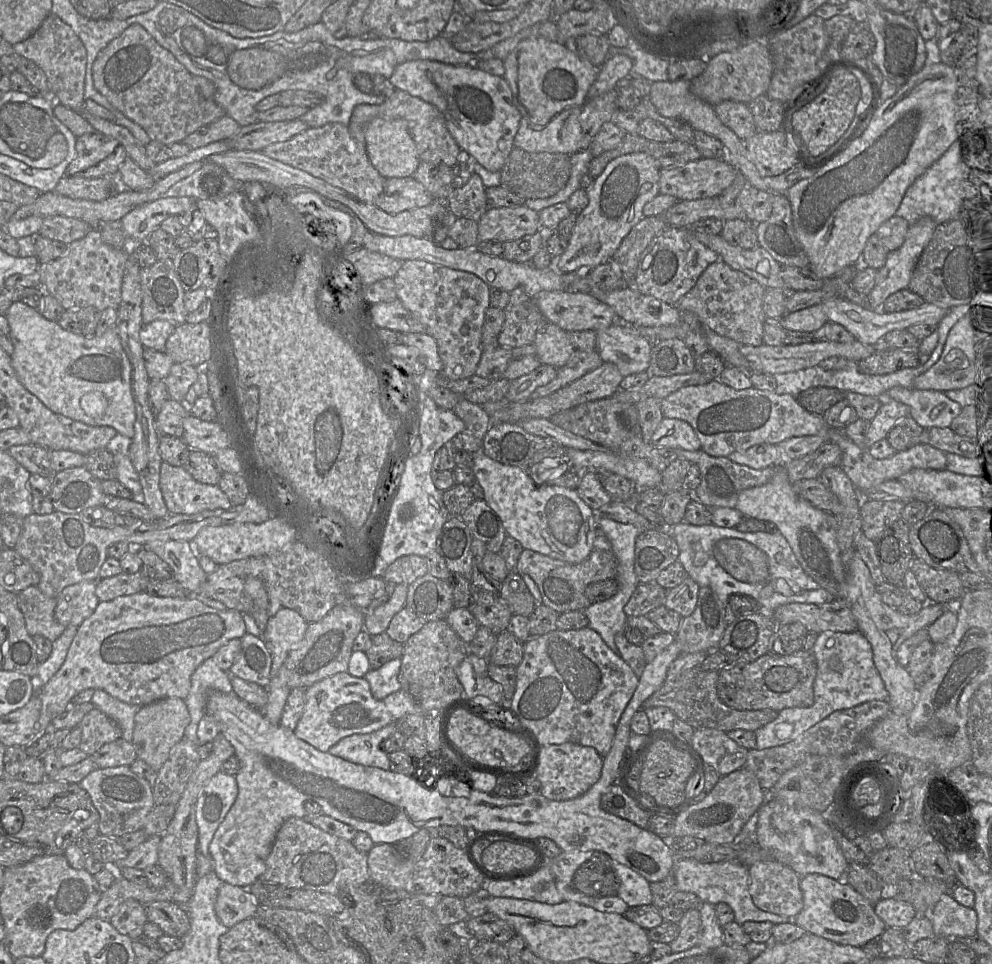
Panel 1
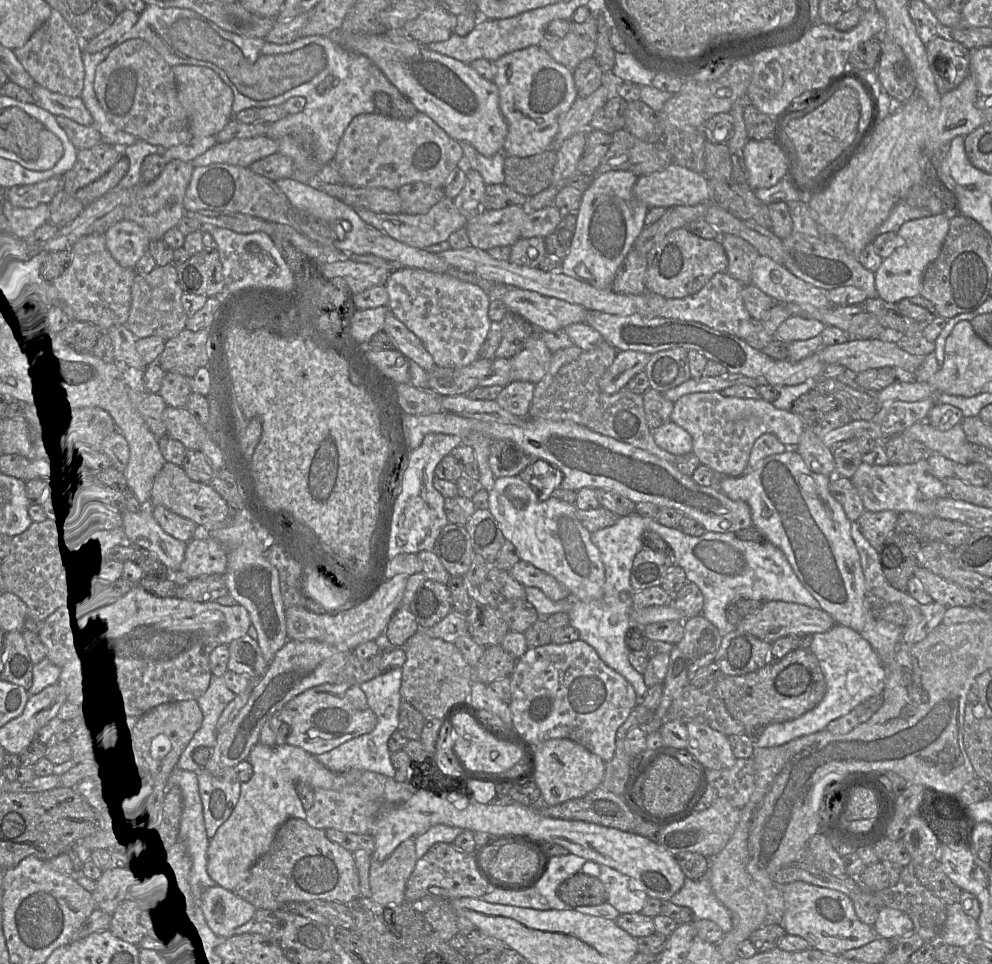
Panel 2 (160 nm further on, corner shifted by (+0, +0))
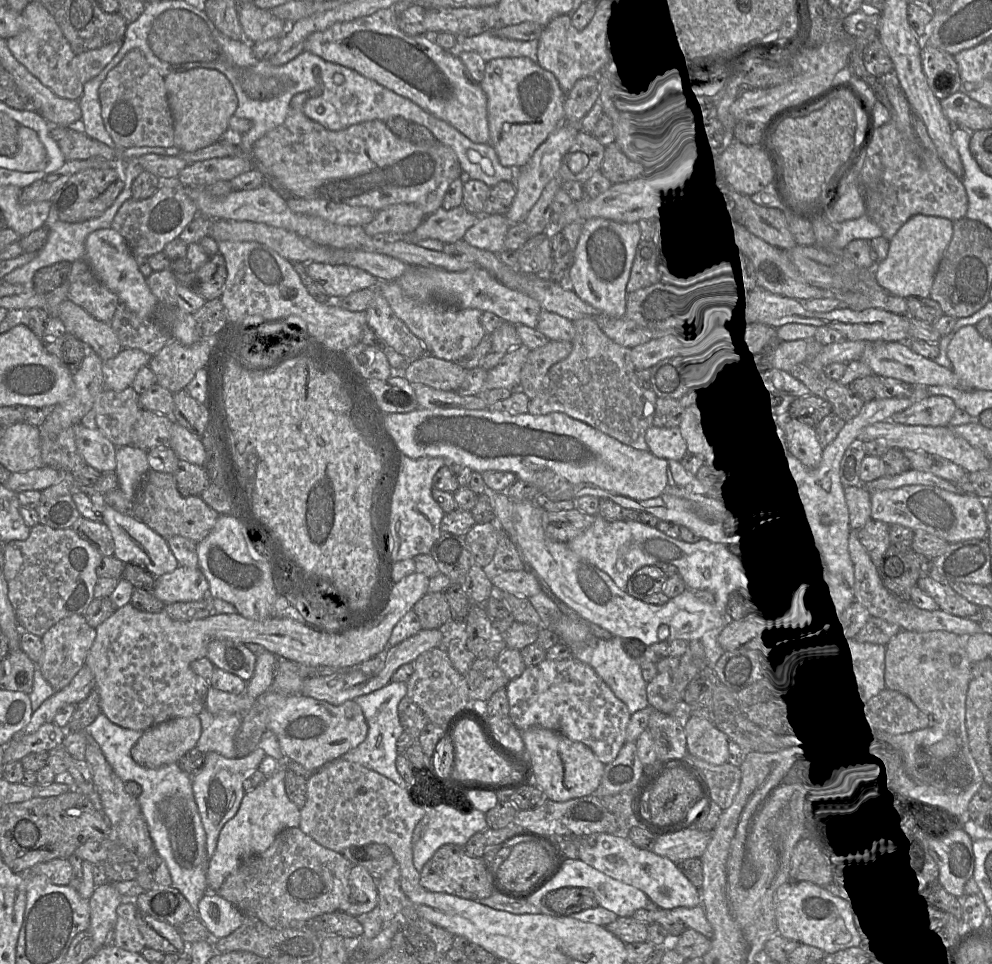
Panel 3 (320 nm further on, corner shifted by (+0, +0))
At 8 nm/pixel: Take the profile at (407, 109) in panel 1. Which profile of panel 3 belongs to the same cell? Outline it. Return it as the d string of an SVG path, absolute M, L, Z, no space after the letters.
M308 92L296 94L291 99L289 112L283 123L267 132L253 145L253 167L255 160L260 162L268 170L269 176L271 176L277 182L277 185L281 189L288 192L291 196L303 199L325 200L327 202L346 204L349 206L364 206L375 212L394 204L412 204L420 208L426 217L441 207L443 198L450 184L455 179L461 178L462 170L455 152L441 142L436 140L432 144L418 145L401 140L394 135L387 125L381 120L361 122L339 131L328 130L319 123L309 119L302 112L303 103L308 97Z

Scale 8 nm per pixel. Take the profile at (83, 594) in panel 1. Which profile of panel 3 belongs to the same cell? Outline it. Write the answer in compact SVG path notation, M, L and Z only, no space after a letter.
M81 614L61 619L41 636L43 654L37 662L37 666L55 692L65 688L85 665L87 654L95 636L96 629L89 626Z

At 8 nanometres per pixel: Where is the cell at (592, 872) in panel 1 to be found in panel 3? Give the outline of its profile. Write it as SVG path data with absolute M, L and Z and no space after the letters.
M562 887L543 896L543 904L557 916L570 916L598 906L598 901L588 888Z

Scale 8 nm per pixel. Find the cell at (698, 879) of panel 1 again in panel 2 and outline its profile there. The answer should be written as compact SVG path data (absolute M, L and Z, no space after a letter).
M709 869L699 880L686 878L682 888L670 901L675 905L691 909L697 920L714 922L723 933L728 933L732 929L729 910L717 899L713 892Z

